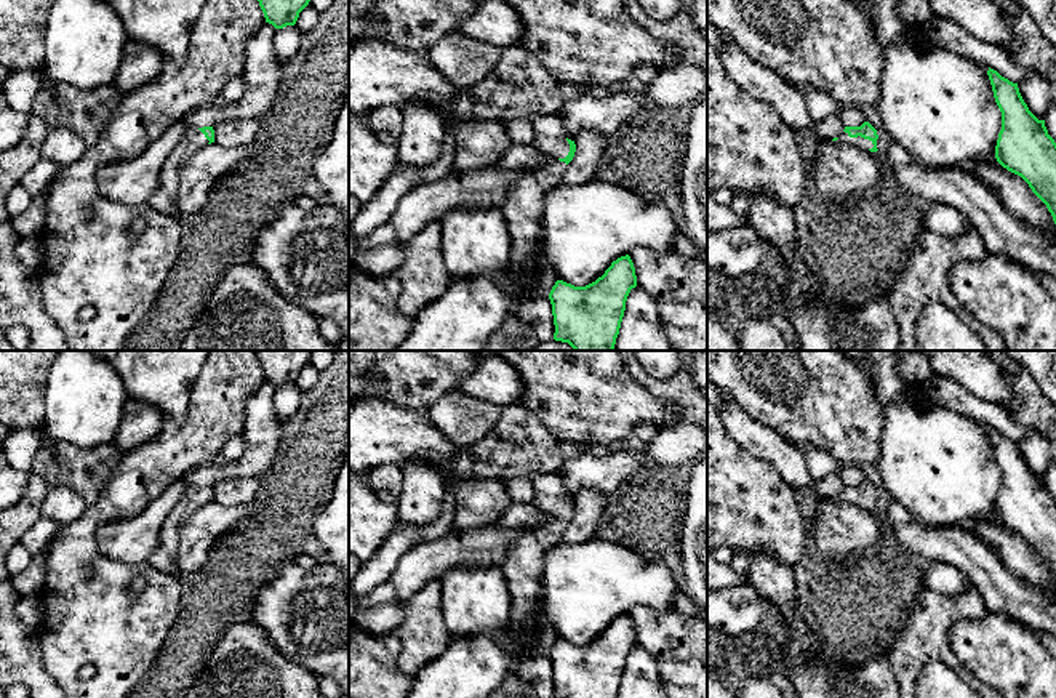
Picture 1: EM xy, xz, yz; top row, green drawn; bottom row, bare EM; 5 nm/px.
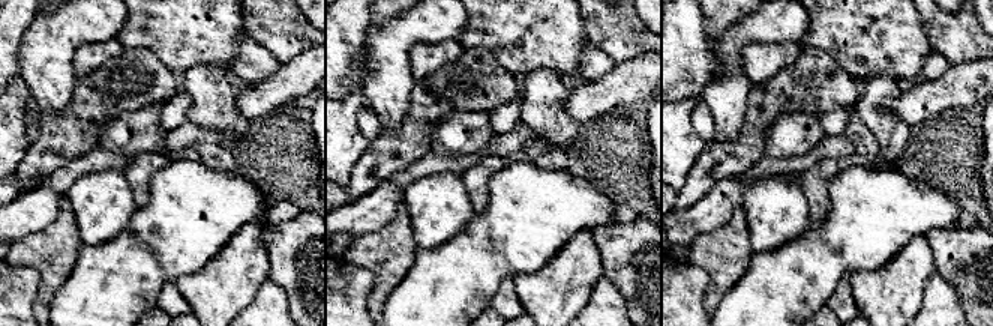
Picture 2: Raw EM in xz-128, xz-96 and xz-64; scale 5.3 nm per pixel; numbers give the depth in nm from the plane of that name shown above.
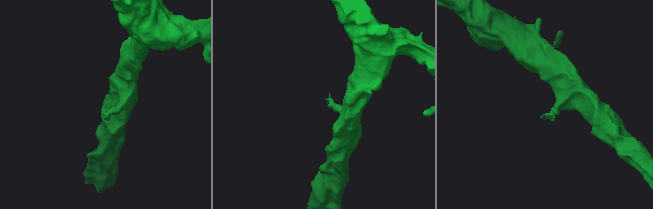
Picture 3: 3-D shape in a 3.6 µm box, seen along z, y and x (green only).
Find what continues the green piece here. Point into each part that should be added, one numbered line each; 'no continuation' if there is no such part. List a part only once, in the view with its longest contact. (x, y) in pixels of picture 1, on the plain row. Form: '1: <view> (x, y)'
1: yz (844, 497)

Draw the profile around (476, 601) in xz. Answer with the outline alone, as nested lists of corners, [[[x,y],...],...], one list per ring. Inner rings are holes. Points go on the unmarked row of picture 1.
[[[454,567],[440,581],[443,621],[453,636],[494,636],[510,623],[501,567]]]

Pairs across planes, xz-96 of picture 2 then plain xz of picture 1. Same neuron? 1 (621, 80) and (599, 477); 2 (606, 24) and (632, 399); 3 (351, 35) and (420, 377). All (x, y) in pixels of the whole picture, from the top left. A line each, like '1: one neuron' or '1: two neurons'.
1: one neuron
2: two neurons
3: two neurons

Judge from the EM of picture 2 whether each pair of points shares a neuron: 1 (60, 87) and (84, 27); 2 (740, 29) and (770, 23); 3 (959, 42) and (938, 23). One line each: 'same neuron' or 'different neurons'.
1: same neuron
2: same neuron
3: same neuron

